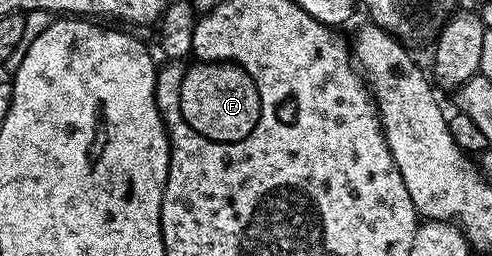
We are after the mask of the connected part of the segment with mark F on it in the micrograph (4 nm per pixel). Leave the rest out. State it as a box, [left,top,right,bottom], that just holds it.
[181,61,261,141]

